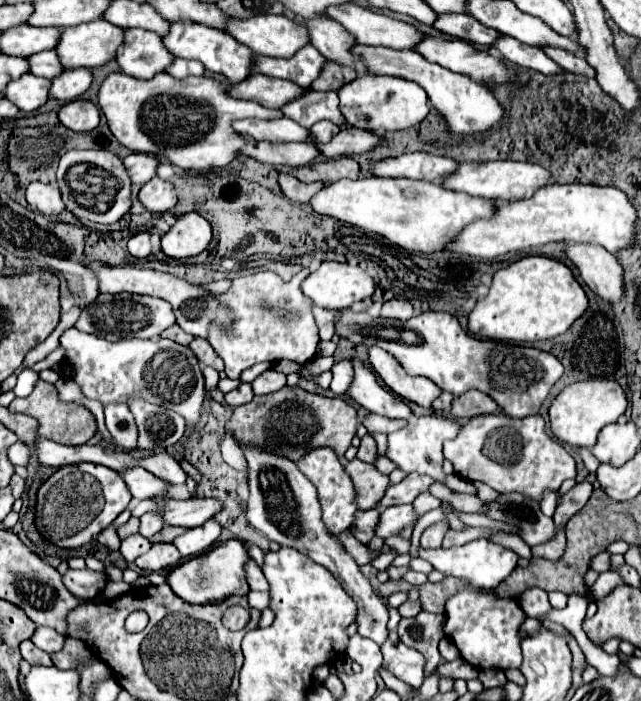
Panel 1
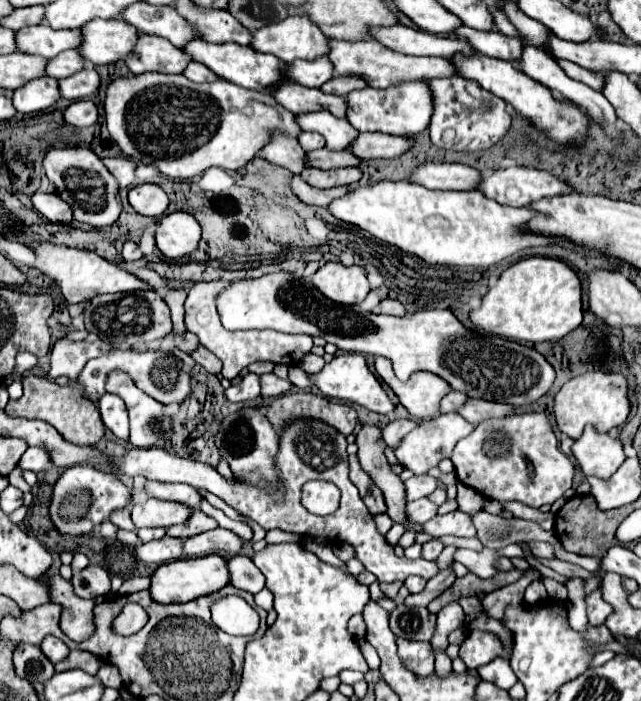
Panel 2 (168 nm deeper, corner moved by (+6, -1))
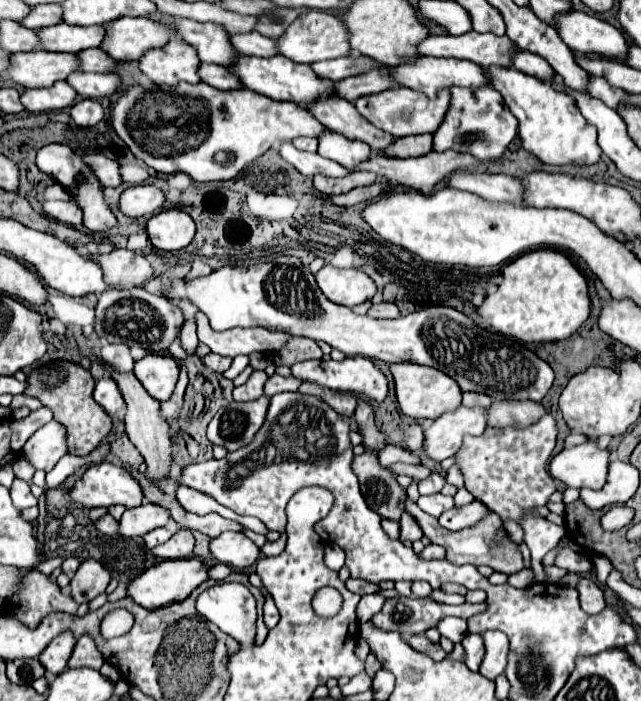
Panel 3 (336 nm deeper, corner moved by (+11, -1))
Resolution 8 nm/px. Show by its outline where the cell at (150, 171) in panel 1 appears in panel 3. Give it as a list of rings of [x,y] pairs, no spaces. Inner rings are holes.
[[[88,154],[84,156],[84,162],[94,170],[94,174],[98,176],[98,180],[104,186],[116,188],[122,184],[122,176],[120,176],[120,166],[116,160],[106,158],[104,154]]]

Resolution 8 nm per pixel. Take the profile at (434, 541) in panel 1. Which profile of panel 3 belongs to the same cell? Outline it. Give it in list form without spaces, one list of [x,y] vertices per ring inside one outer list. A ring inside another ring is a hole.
[[[472,502],[468,506],[462,506],[462,508],[452,508],[448,512],[444,512],[438,522],[440,526],[444,526],[446,530],[462,530],[462,528],[468,528],[472,526],[476,520],[480,520],[482,516],[486,514],[486,506],[482,502]]]

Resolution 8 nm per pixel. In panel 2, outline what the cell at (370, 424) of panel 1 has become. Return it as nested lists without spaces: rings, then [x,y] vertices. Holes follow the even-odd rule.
[[[393,420],[393,422],[389,422],[389,426],[383,428],[383,440],[391,448],[397,448],[401,444],[403,436],[409,434],[413,428],[417,428],[415,420]]]

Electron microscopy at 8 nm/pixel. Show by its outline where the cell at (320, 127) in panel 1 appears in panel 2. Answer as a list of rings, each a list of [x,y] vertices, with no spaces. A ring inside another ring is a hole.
[[[303,132],[299,136],[299,144],[305,152],[311,152],[311,150],[317,150],[317,148],[323,148],[325,146],[325,140],[321,138],[321,134],[313,134],[313,132]]]

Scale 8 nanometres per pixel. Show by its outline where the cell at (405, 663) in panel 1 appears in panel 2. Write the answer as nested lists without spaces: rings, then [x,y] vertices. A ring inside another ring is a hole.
[[[397,638],[397,648],[401,654],[401,660],[405,662],[405,666],[409,670],[413,670],[415,674],[433,674],[433,646],[431,642],[413,642],[413,640],[405,640],[405,638]]]

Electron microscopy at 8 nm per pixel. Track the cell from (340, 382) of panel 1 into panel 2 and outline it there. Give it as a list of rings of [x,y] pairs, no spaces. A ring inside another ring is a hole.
[[[310,352],[304,356],[298,366],[308,374],[315,374],[322,370],[325,363],[326,362],[323,357]]]

